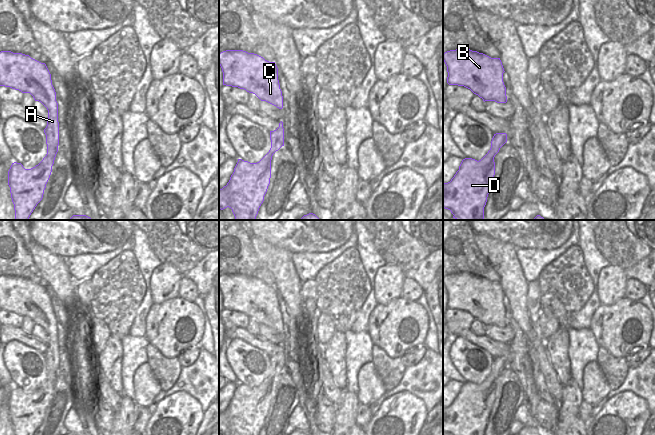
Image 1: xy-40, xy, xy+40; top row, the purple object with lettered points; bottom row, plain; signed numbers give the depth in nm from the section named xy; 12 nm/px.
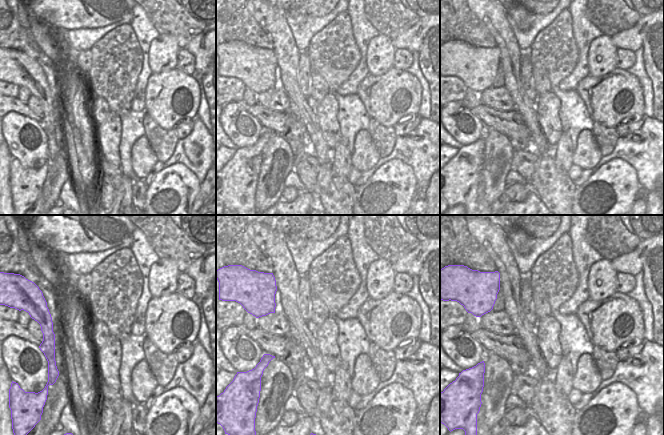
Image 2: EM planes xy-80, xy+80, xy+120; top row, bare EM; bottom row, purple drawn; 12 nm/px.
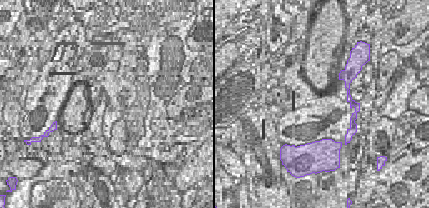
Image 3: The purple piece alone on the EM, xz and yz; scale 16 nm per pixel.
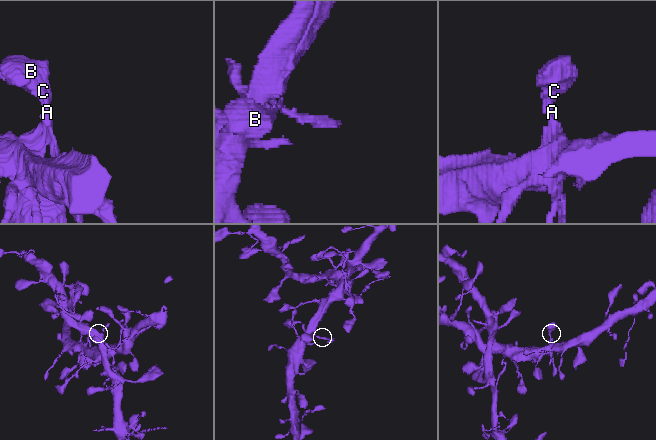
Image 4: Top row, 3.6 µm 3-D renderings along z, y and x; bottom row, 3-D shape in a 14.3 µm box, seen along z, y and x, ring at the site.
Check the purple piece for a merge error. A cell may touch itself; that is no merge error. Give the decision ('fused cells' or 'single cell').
single cell

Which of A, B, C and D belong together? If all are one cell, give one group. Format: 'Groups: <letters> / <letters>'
Groups: A B C D.

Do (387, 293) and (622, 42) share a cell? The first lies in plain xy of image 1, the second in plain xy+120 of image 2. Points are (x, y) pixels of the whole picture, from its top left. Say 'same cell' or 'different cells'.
different cells

